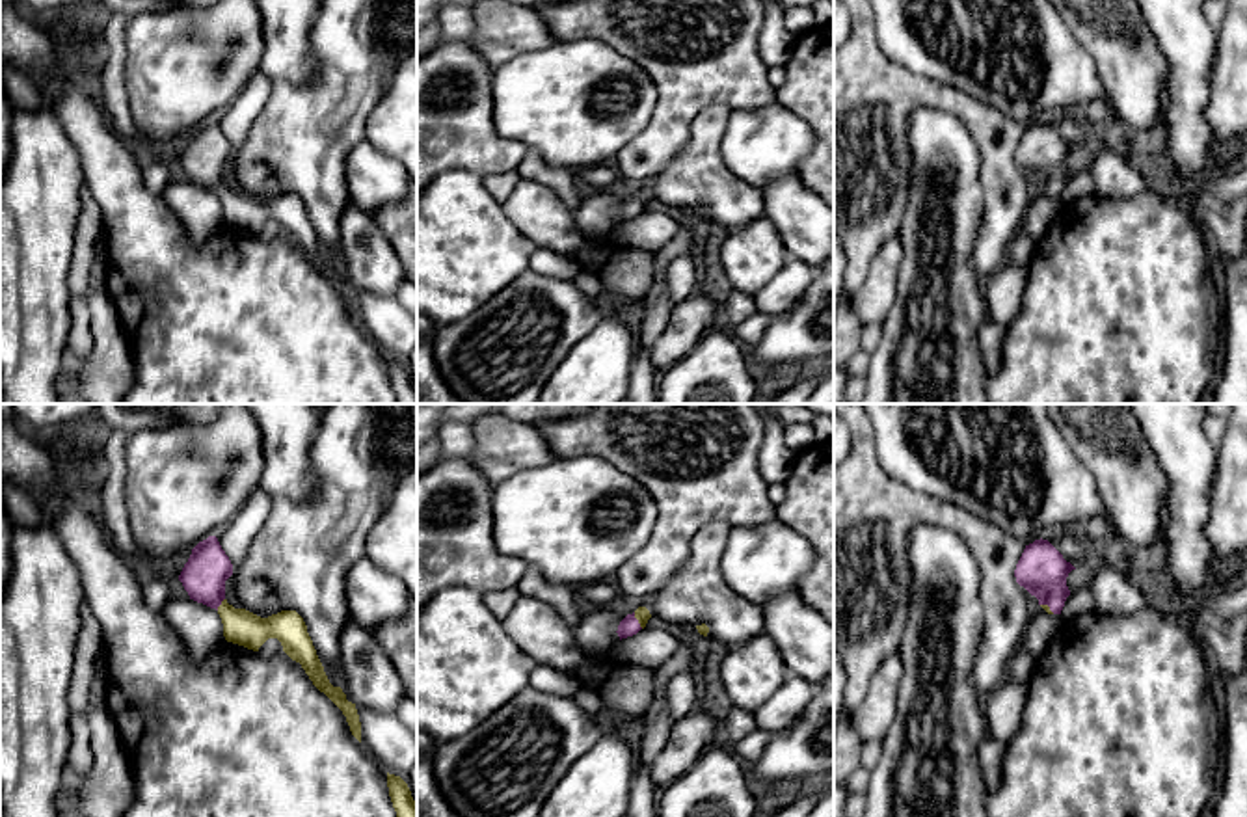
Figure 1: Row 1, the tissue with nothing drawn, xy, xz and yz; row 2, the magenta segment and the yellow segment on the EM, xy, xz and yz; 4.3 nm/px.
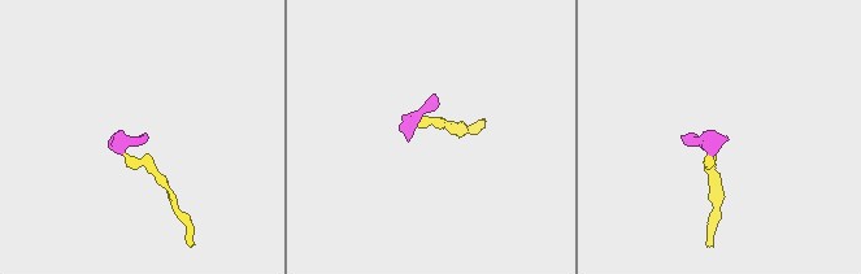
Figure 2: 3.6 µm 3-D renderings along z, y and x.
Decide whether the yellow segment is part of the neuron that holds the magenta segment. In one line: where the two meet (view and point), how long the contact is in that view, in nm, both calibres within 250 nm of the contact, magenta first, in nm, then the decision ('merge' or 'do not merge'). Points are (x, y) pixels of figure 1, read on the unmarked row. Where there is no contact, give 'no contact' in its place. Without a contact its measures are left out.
xz (637, 203) | 80 nm | 90/70 nm | merge

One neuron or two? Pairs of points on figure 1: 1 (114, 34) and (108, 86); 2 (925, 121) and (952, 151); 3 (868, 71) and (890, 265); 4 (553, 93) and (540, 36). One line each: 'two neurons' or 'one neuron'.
1: one neuron
2: one neuron
3: two neurons
4: two neurons

